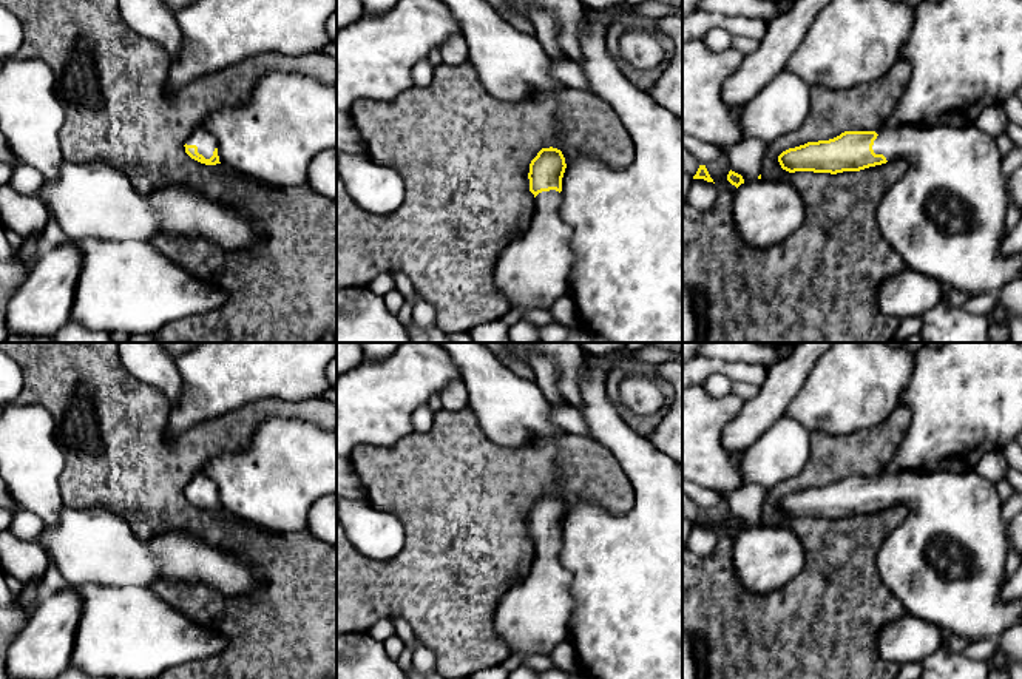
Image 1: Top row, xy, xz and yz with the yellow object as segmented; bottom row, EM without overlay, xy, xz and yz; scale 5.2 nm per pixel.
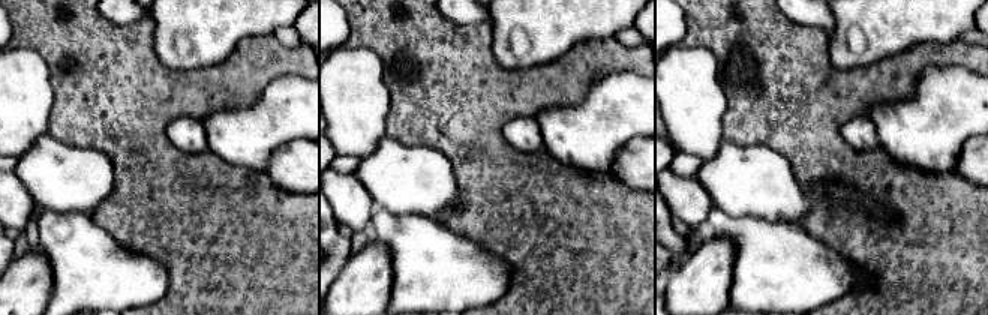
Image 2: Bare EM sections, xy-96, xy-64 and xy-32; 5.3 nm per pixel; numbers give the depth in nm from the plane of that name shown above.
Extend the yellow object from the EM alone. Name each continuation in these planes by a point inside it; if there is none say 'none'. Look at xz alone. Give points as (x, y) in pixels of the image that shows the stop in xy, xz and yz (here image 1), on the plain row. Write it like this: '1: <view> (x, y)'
1: xz (533, 618)

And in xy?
1: xy (201, 483)

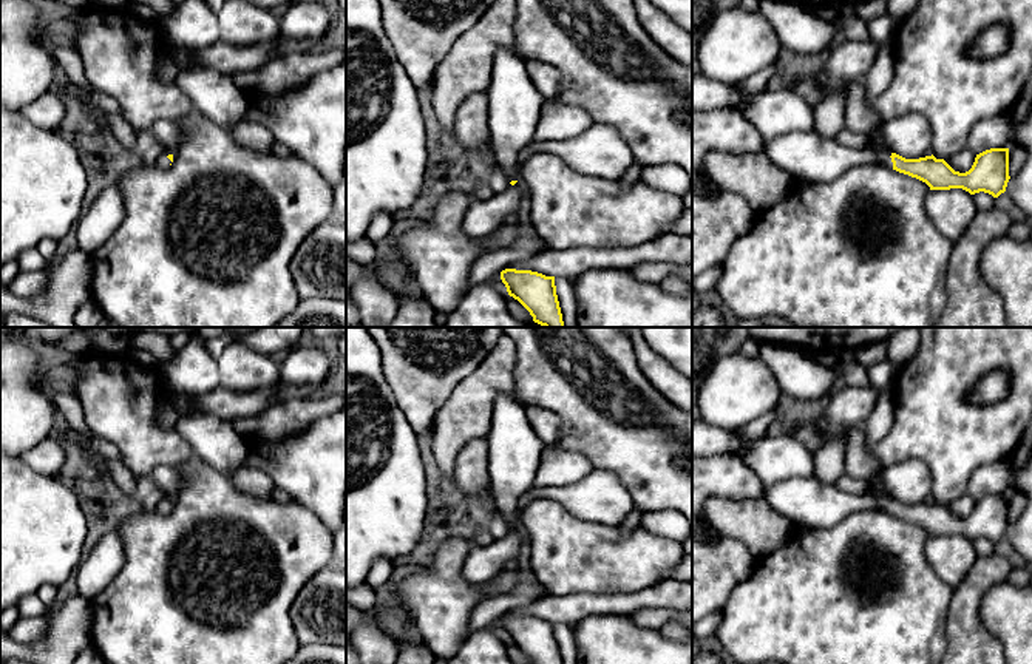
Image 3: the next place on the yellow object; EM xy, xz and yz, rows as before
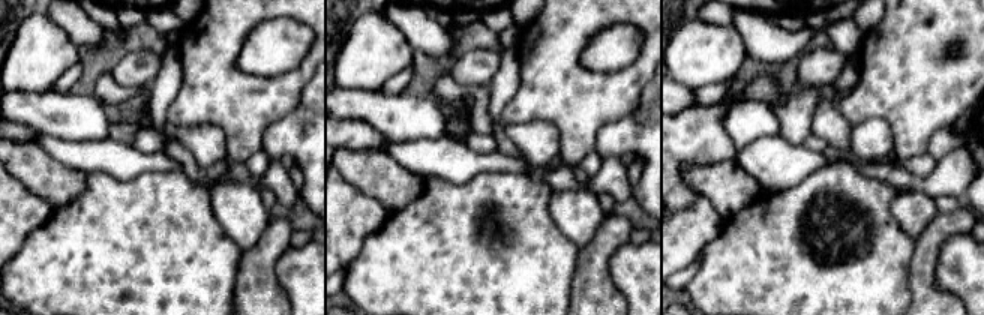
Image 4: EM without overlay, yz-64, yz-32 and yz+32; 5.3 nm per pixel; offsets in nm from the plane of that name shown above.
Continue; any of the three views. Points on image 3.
1: yz (807, 502)

